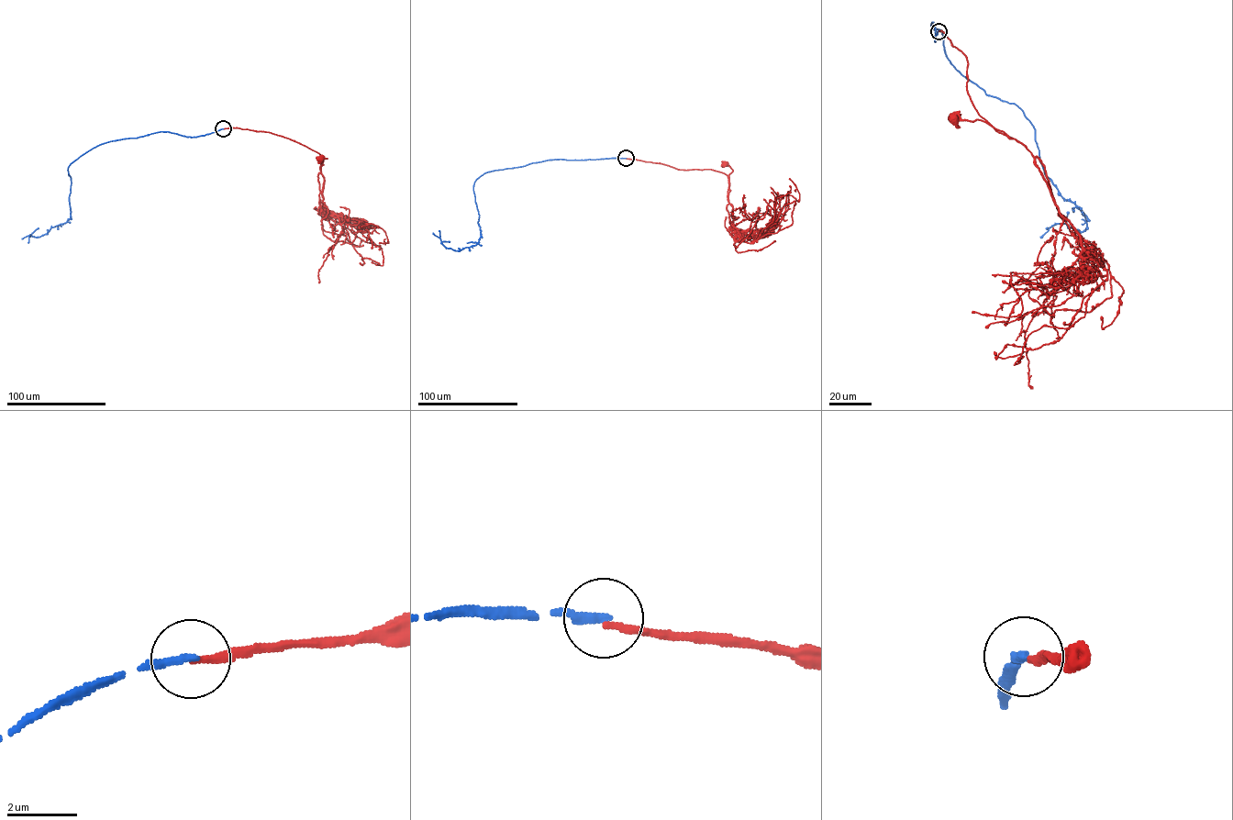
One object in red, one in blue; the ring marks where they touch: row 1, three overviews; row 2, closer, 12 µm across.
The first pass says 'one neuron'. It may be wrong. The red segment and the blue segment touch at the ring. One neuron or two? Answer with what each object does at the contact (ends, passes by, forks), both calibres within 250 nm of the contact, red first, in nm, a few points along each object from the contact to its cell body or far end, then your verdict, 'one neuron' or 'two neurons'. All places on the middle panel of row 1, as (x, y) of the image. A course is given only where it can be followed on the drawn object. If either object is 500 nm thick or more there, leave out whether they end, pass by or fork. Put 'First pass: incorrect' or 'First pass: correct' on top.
First pass: incorrect
red ends there; blue ends there; 190 nm thick on the red side, 240 nm on the other; red runs (626, 158), (660, 162), (679, 170), (713, 170), (727, 175), (728, 189), (729, 174), (732, 169), (725, 163); blue runs (626, 158), (550, 160), (484, 172), (473, 184), (481, 230), (478, 243), (454, 250), (441, 243), (438, 230); two neurons

